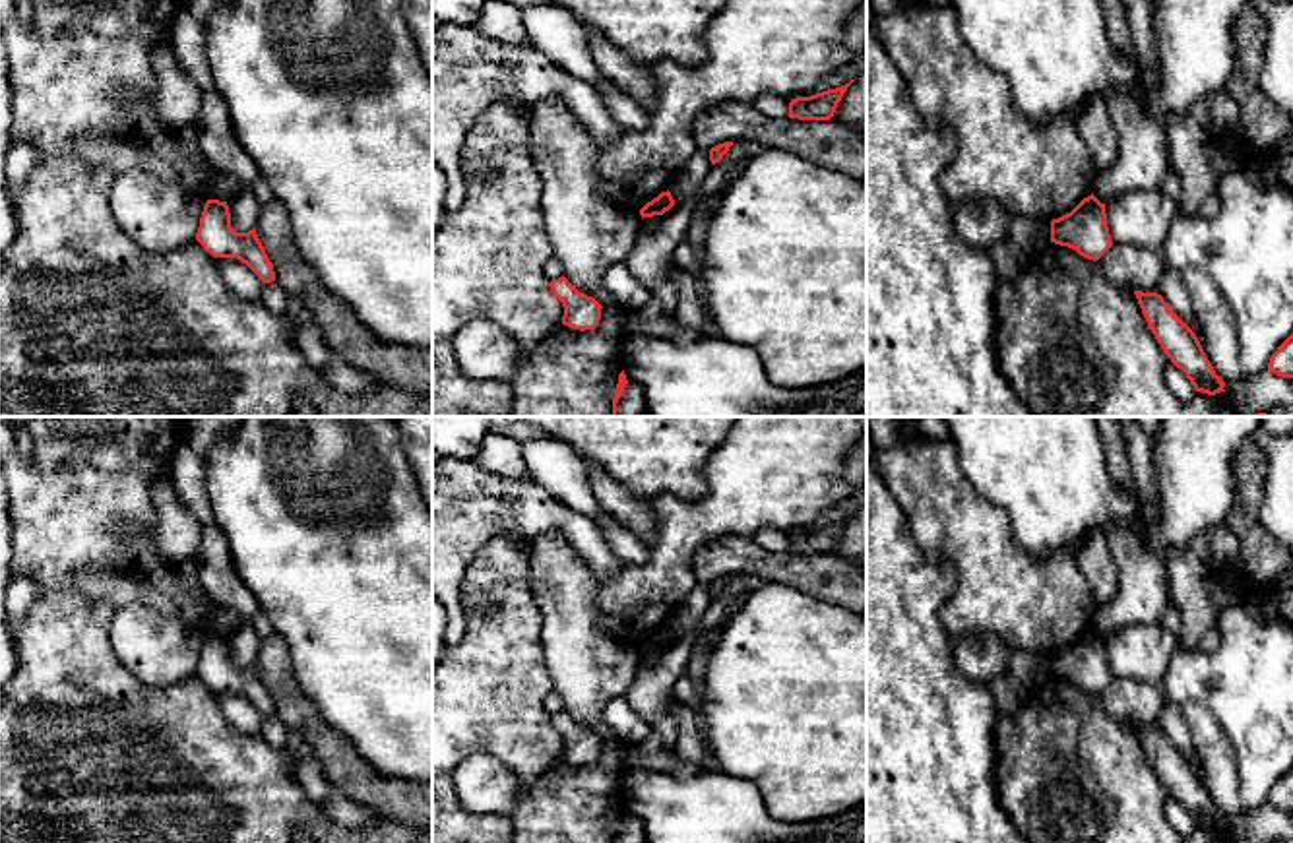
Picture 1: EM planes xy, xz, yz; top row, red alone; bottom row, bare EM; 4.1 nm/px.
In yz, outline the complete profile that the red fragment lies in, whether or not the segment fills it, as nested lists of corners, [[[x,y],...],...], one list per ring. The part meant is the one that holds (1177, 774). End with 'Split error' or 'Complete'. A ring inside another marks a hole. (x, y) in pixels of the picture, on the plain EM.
[[[1134,725],[1142,748],[1171,796],[1181,802],[1196,826],[1215,829],[1225,816],[1215,808],[1194,765],[1157,727]]]. Complete

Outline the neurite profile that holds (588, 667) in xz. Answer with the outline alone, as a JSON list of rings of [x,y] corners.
[[[560,531],[529,539],[529,585],[541,610],[541,643],[564,711],[591,731],[605,705],[628,692],[642,649],[597,626],[599,579]]]

